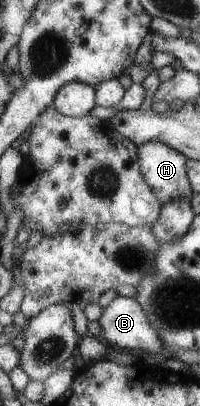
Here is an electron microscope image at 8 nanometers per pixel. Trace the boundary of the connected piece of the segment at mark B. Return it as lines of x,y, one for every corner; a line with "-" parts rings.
117,295
98,319
101,336
110,344
146,353
162,351
163,340
155,326
151,326
142,304
134,298

